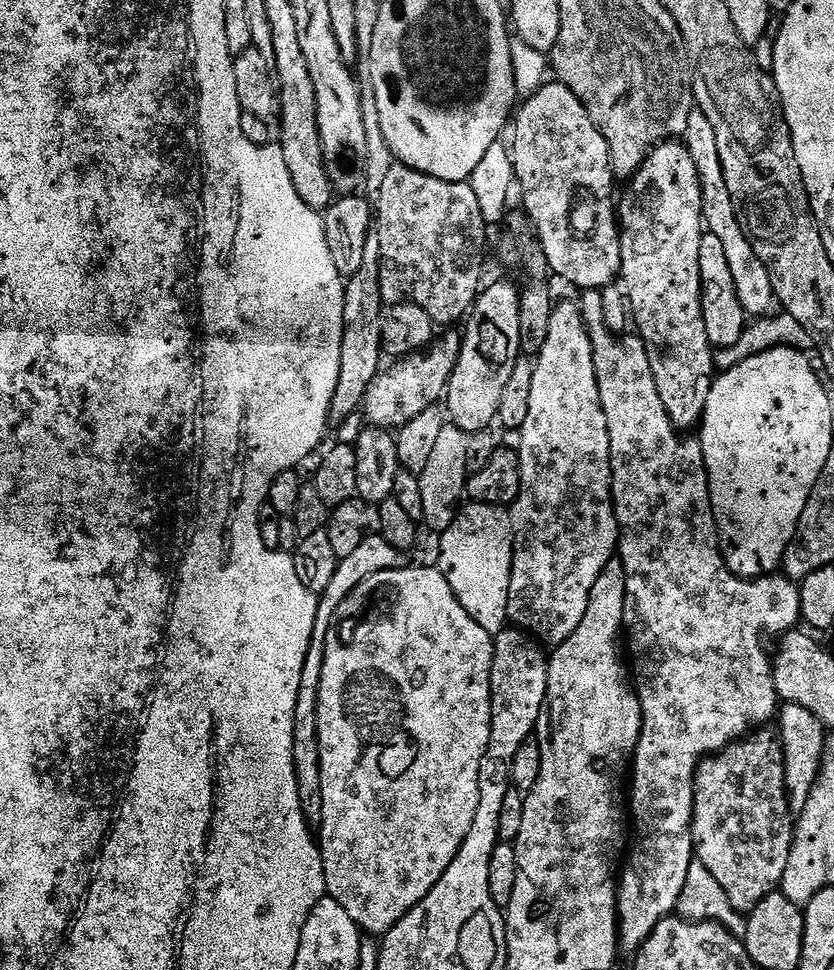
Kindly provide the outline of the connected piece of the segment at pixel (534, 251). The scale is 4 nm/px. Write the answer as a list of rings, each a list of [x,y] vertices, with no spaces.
[[[524,210],[509,211],[502,221],[503,228],[504,233],[500,236],[500,245],[496,248],[501,262],[508,268],[525,268],[528,271],[529,284],[525,288],[519,289],[518,334],[520,335],[520,351],[524,354],[538,354],[546,342],[546,334],[550,328],[550,314],[554,307],[552,292],[548,289],[547,284],[548,278],[550,279],[550,271],[546,254],[543,253],[540,239]]]

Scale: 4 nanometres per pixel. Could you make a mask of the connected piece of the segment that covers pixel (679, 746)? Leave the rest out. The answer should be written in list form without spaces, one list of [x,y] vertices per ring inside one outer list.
[[[585,291],[578,303],[584,315],[584,324],[588,327],[588,337],[592,343],[594,354],[594,370],[598,378],[598,394],[602,402],[602,410],[606,414],[606,426],[610,434],[610,466],[612,467],[612,505],[616,511],[616,521],[620,527],[620,543],[618,558],[626,570],[626,602],[624,603],[623,635],[626,637],[626,652],[630,657],[630,672],[634,677],[634,687],[642,706],[642,730],[638,738],[638,746],[630,765],[630,820],[636,823],[636,841],[631,841],[627,853],[628,865],[624,873],[618,876],[616,894],[616,914],[620,930],[620,948],[635,954],[640,951],[646,938],[658,926],[665,916],[673,915],[678,906],[678,898],[682,894],[682,886],[686,886],[686,874],[690,874],[690,866],[694,859],[694,841],[692,838],[692,799],[696,793],[696,767],[703,757],[720,752],[729,744],[739,741],[745,734],[759,729],[768,719],[778,712],[778,697],[772,673],[772,656],[764,649],[764,636],[779,638],[791,632],[801,623],[800,618],[800,585],[789,580],[783,574],[773,574],[767,578],[745,578],[735,576],[724,563],[724,554],[720,551],[720,533],[716,530],[716,515],[712,509],[712,495],[708,489],[708,471],[704,465],[704,455],[700,449],[699,439],[680,440],[681,433],[672,425],[666,410],[662,406],[662,398],[658,398],[658,386],[654,386],[652,363],[648,357],[648,347],[639,335],[617,334],[606,326],[602,306],[603,291]]]

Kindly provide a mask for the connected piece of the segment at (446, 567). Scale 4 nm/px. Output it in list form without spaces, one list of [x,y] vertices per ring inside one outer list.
[[[468,502],[457,511],[456,520],[439,537],[441,574],[450,582],[450,590],[462,602],[466,614],[490,633],[505,631],[509,623],[508,599],[510,598],[510,570],[512,569],[512,518],[503,507],[494,504]]]

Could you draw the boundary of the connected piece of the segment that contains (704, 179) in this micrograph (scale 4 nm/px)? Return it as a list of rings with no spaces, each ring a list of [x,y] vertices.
[[[693,110],[690,122],[686,122],[682,142],[690,150],[690,158],[694,158],[694,166],[700,179],[704,203],[702,219],[707,231],[713,232],[722,242],[726,262],[730,262],[730,278],[734,278],[734,290],[738,294],[738,302],[742,302],[744,311],[749,317],[763,317],[771,309],[768,307],[774,304],[770,274],[766,274],[766,266],[762,266],[758,254],[754,254],[754,246],[750,246],[747,234],[740,229],[738,214],[730,198],[730,190],[726,190],[726,174],[722,174],[722,160],[718,158],[718,138],[714,138],[714,126],[710,126],[710,118],[706,118],[706,114],[699,110]]]

